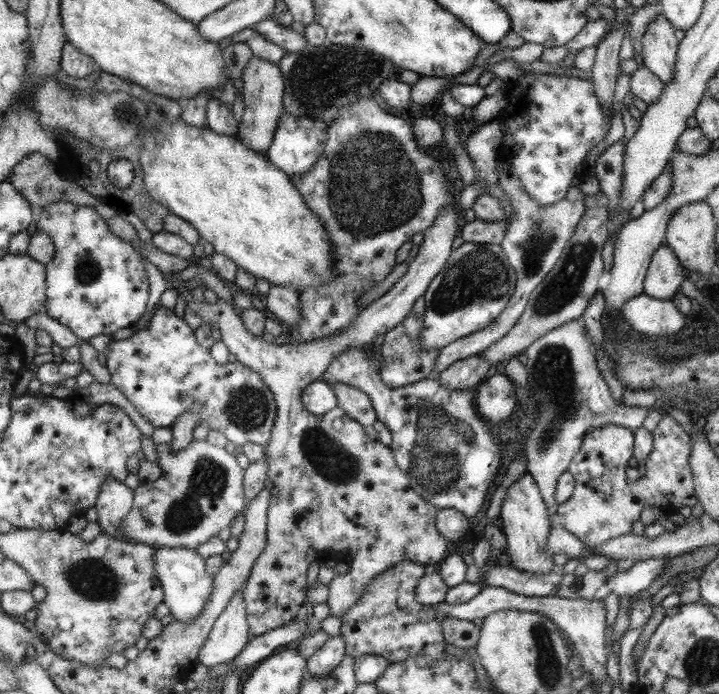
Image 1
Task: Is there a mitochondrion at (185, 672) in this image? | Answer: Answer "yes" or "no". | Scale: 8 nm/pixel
no

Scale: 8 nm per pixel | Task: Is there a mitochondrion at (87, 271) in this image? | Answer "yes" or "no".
yes

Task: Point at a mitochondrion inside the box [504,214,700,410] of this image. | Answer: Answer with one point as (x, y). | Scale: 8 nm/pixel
(563, 288)

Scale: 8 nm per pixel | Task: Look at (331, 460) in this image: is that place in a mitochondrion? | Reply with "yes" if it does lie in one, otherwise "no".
yes

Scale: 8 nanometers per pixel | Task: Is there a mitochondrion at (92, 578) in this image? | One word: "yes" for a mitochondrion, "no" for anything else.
yes

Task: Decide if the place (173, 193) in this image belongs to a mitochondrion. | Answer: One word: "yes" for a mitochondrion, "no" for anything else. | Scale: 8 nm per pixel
no

